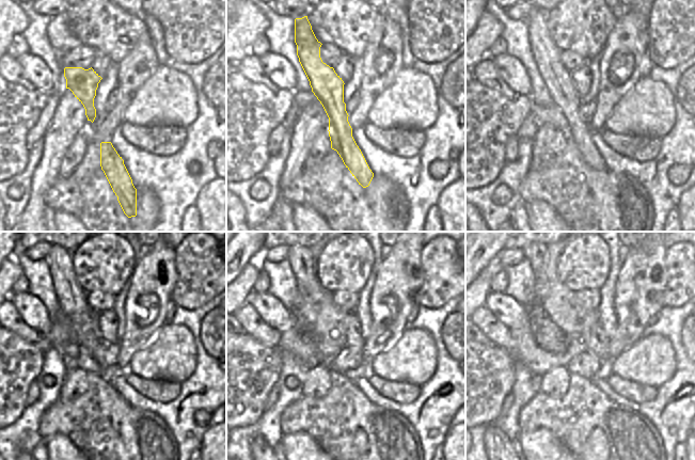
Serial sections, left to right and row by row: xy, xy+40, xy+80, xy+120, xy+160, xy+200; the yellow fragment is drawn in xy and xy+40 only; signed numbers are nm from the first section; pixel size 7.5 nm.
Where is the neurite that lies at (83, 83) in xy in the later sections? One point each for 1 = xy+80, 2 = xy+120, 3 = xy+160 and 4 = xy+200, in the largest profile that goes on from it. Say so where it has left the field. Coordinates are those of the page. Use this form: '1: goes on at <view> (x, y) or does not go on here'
1: goes on at xy+80 (558, 80)
2: goes on at xy+120 (72, 298)
3: goes on at xy+160 (302, 265)
4: goes on at xy+200 (534, 253)

